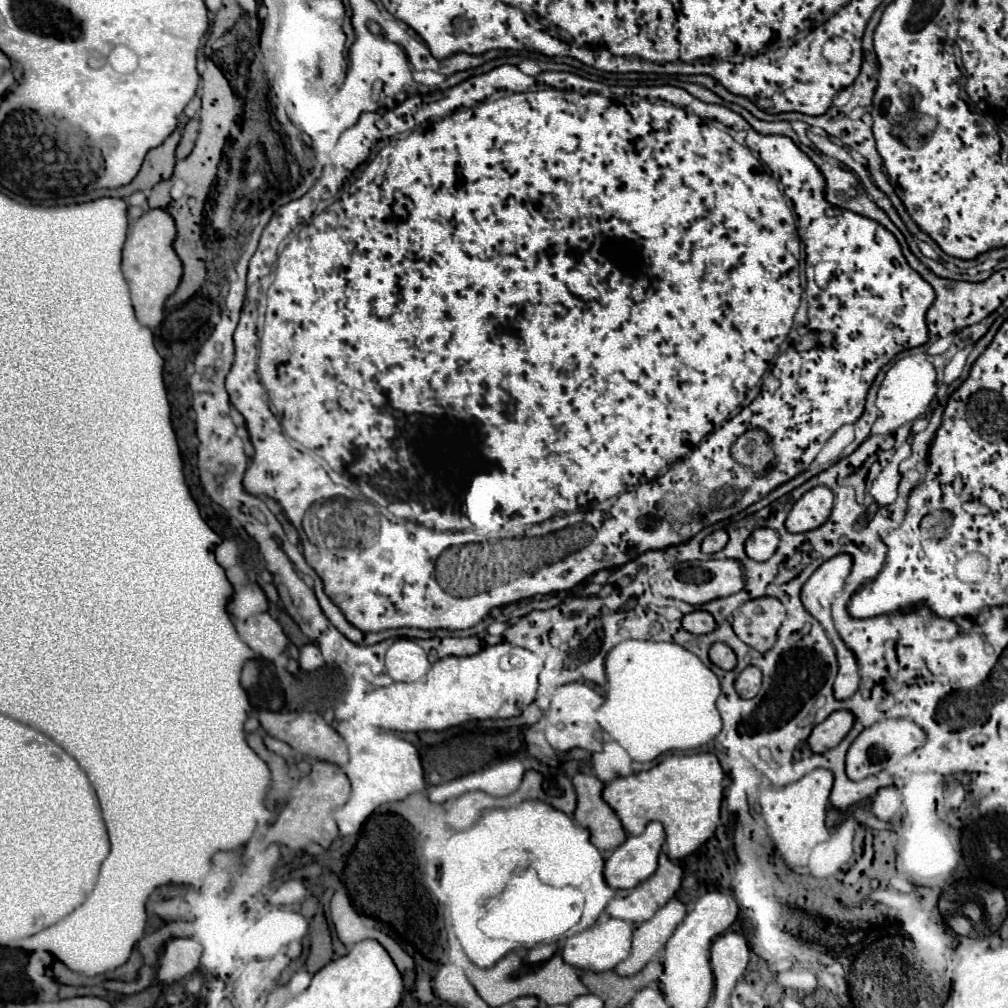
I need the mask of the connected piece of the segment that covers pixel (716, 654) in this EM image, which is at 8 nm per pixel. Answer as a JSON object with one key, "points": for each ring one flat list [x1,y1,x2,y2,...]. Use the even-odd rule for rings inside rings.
{"points":[[714,643,710,647,710,661,720,669,734,669,736,667,736,653,726,643]]}

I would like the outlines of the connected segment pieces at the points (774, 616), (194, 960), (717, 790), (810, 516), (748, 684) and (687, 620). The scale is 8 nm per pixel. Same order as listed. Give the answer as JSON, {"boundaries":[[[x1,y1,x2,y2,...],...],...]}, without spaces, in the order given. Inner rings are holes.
{"boundaries":[[[760,597,746,601,734,613,732,627,746,645,764,653,774,647,778,629,784,619,786,619,786,609,778,599]],[[172,937,164,943,158,959,156,979,162,983,174,983,194,973,200,965,202,945,188,937]],[[694,753,694,755,668,755,660,761,660,765,650,771,642,771,630,777,616,777,612,783,604,787,606,803,620,817,626,833,640,835,650,821,660,821,666,829,664,849,671,860,681,861,696,852,716,831,720,821,720,805,722,805,722,779,724,771,718,763,718,757,712,753]],[[814,487,804,493,788,513,786,529,790,533,806,533,828,521,832,513,834,493,828,487]],[[746,667,736,679,736,691,742,699,756,697,760,685,762,685,762,671,758,667]],[[696,609,696,611,692,611,692,613,688,613,688,615,682,617,682,627,688,633,704,635,704,633,710,633,710,631,716,629,716,621,714,621,714,617,708,611]]]}

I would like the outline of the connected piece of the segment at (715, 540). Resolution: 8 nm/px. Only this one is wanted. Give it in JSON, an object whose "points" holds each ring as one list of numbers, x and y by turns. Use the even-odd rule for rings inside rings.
{"points":[[718,529,714,533,710,533,704,541,702,541,702,551,706,555,712,555,712,553,718,553,720,549,724,549,724,545,728,543,728,533,724,529]]}

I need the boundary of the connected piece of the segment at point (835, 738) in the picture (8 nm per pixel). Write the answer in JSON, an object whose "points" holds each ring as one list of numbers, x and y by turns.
{"points":[[846,709,834,711,828,719,824,719,820,725,814,727,814,731,808,739,812,745,812,751,824,753,824,751,836,747,846,737,846,733,852,729,852,725,854,725,854,715,850,711,846,711]]}

